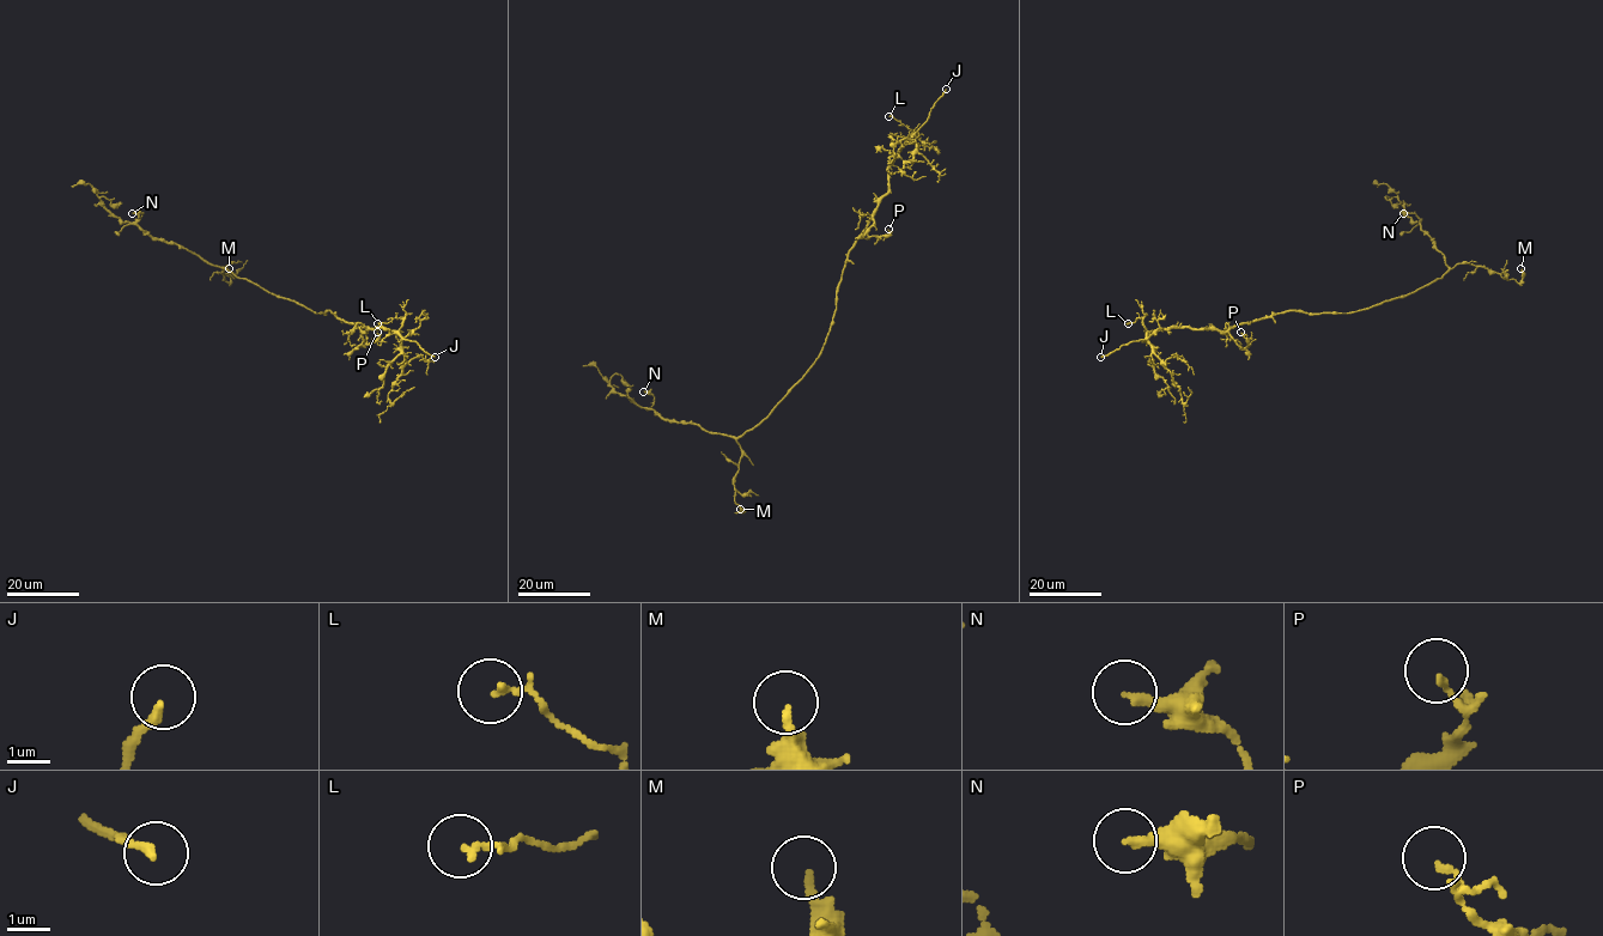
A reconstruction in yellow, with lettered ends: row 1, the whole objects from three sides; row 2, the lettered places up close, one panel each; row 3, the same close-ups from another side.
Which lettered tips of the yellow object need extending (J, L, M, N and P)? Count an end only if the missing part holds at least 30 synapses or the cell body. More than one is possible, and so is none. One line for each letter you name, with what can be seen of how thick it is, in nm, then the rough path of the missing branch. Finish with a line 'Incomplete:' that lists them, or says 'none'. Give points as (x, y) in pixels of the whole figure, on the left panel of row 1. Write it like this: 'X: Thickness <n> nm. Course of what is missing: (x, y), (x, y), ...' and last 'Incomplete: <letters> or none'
J: Thickness 200 nm. Course of what is missing: (435, 357), (455, 366), (408, 368), (392, 360)
Incomplete: J

